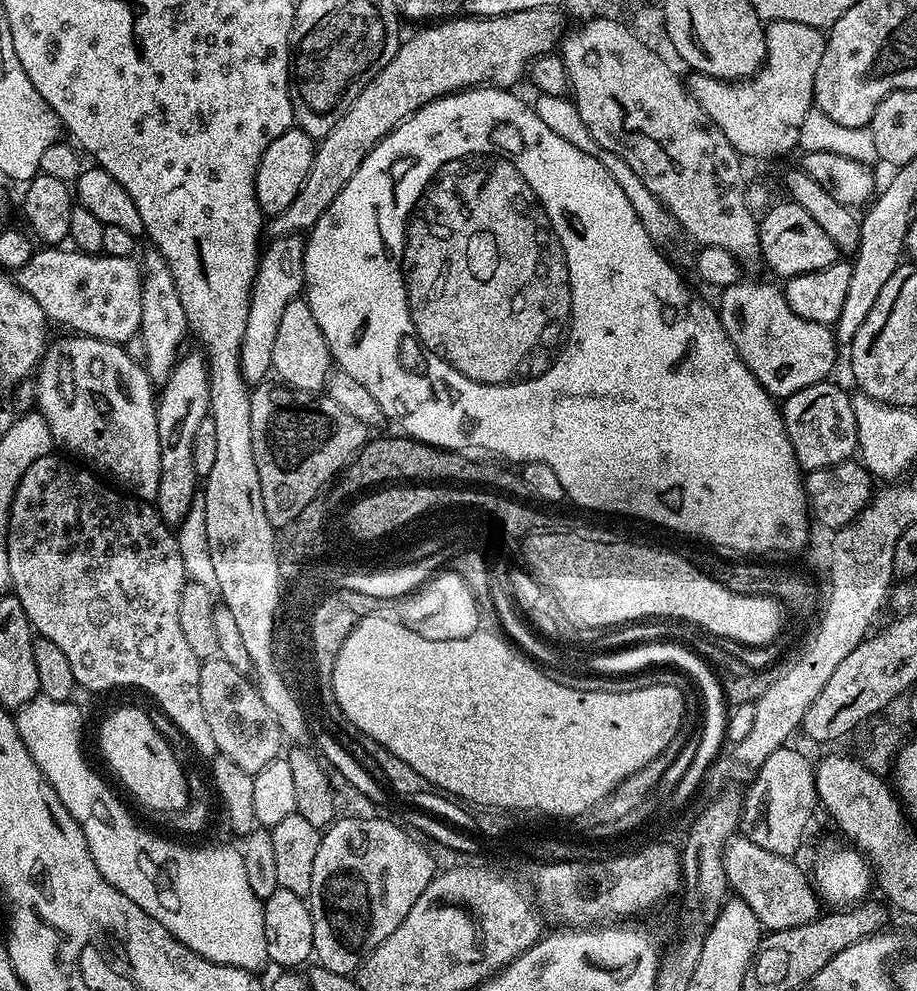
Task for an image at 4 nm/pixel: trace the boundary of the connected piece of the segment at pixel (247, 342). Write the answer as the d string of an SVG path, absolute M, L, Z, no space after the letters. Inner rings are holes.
M276 238L272 248L265 247L256 268L256 283L252 290L246 334L242 334L240 369L249 385L255 386L272 372L272 351L274 338L278 335L280 312L286 310L290 302L298 299L298 290L304 288L304 245L300 238Z

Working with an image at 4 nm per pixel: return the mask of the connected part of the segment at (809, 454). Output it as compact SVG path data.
M831 379L806 386L798 394L790 394L782 404L782 415L790 446L794 448L796 461L805 473L829 468L853 459L856 446L856 415L852 396L844 388L832 384Z

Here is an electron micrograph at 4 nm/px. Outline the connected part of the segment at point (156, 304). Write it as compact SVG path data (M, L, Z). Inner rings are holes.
M148 250L145 254L142 259L142 279L142 318L138 333L142 345L142 363L153 382L163 382L182 355L180 347L184 344L184 336L189 335L186 312L182 310L182 300L178 298L178 286L174 286L174 274L170 274L170 266L160 252Z

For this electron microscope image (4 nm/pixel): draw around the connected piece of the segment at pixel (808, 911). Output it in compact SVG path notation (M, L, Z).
M737 834L724 848L724 869L729 889L754 910L758 922L768 932L790 930L821 915L822 904L818 893L810 883L810 876L796 865L795 859L770 854L762 846L754 846L750 838Z

